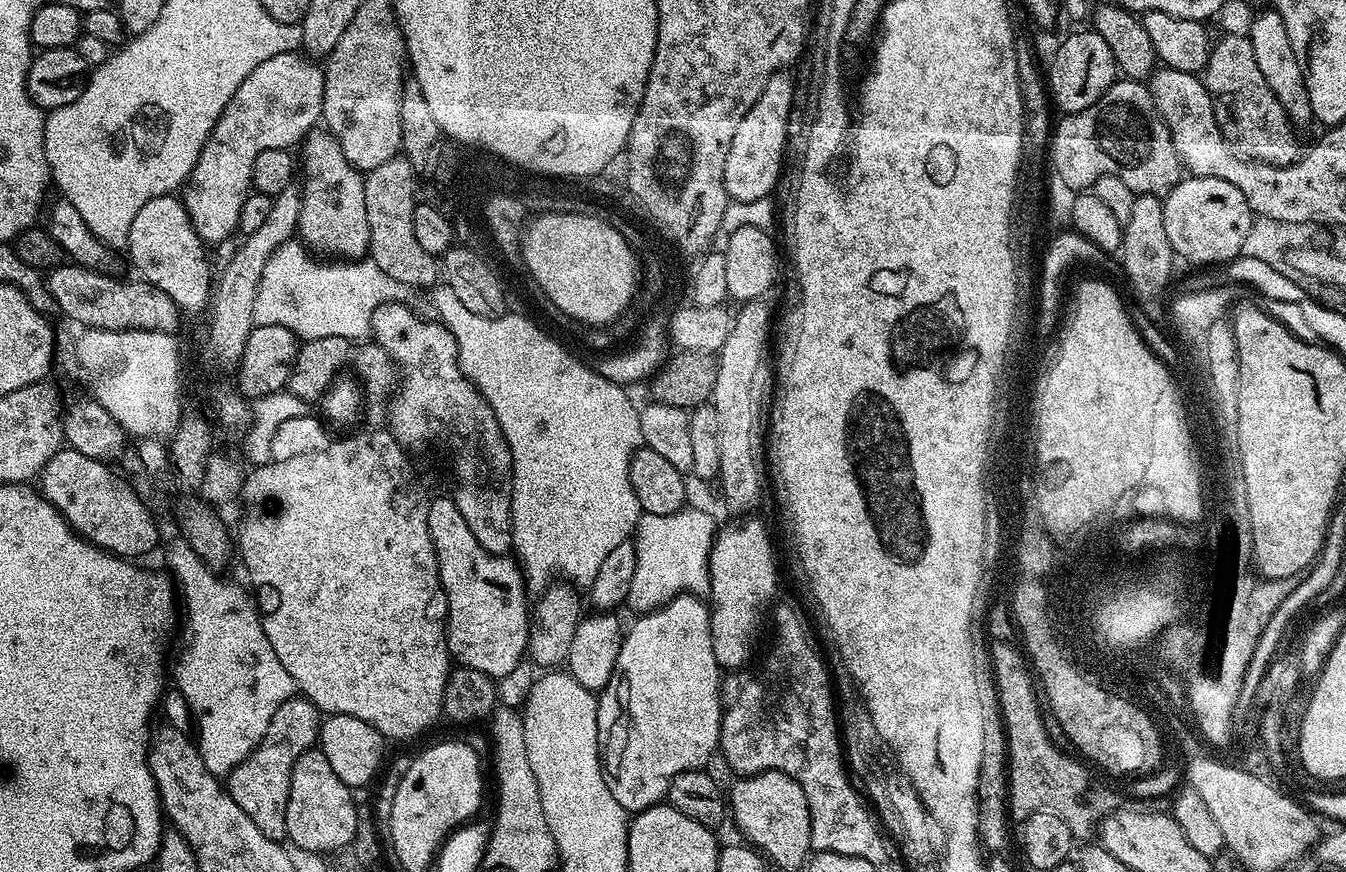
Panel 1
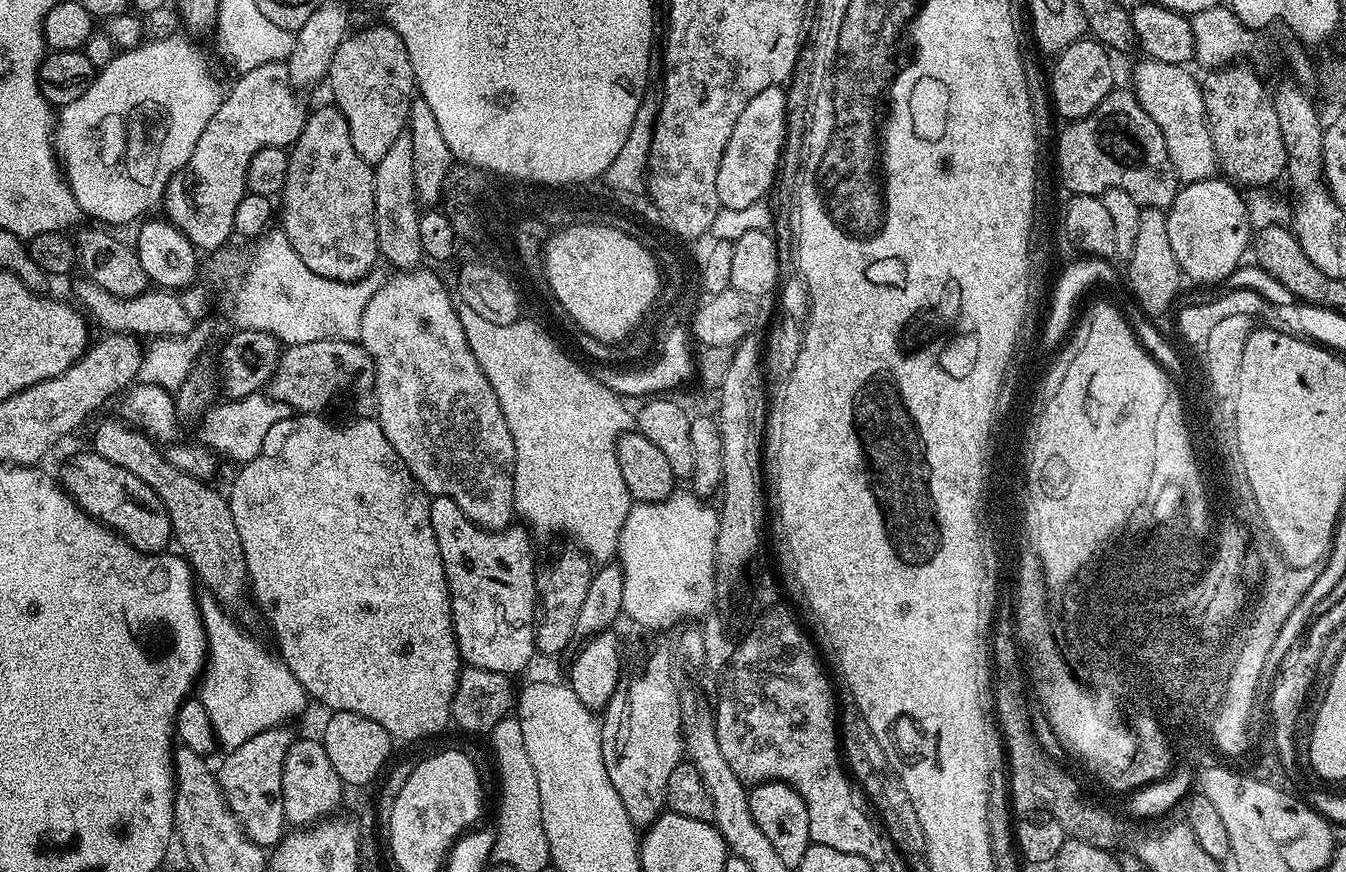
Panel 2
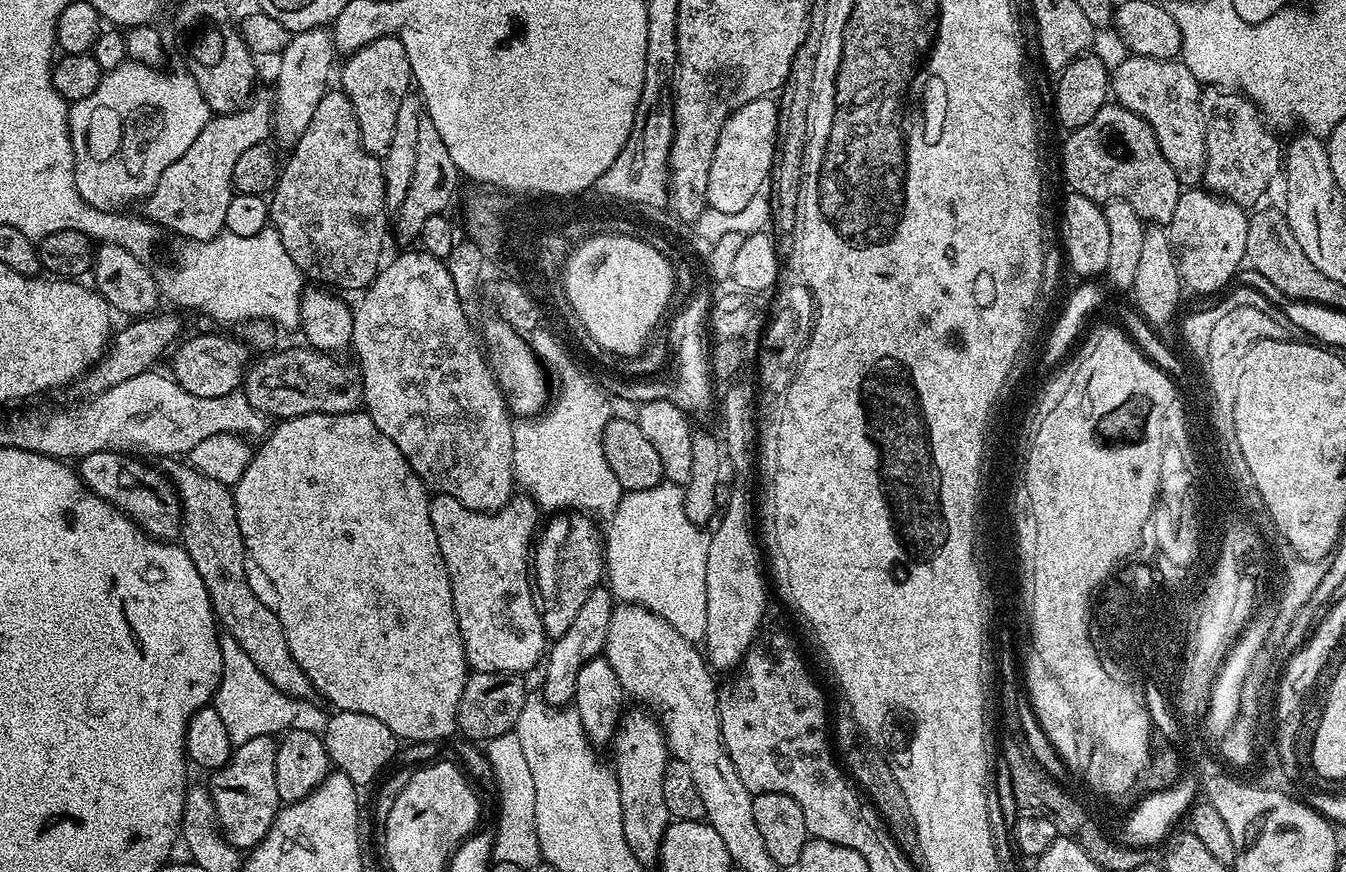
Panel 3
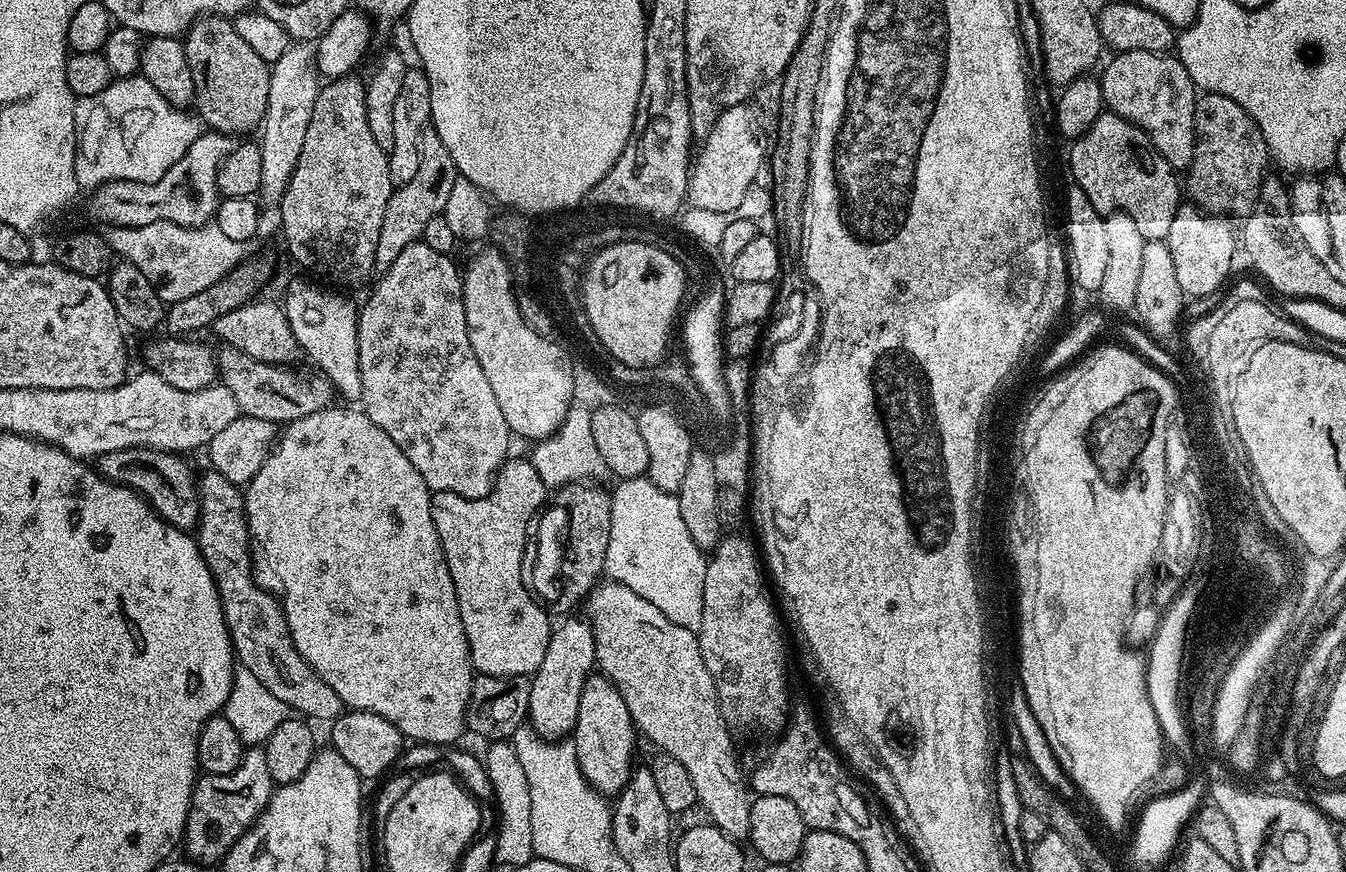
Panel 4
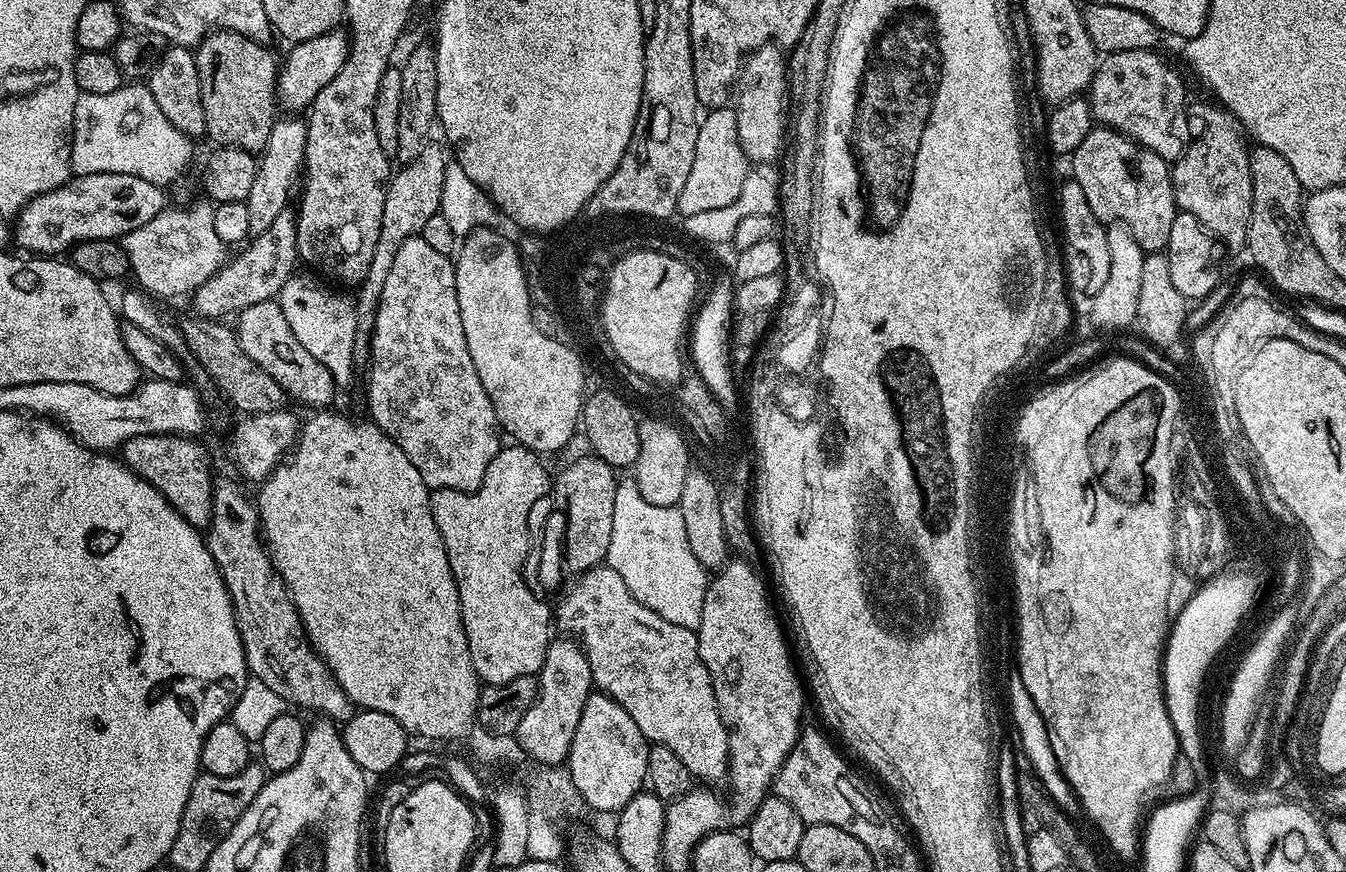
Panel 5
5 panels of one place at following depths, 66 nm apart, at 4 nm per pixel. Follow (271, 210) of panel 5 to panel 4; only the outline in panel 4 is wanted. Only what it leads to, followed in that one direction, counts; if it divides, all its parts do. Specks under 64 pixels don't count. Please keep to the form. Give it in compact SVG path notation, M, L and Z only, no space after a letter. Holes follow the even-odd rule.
M308 42L289 45L276 61L271 61L270 98L258 132L262 154L262 182L258 196L265 205L272 206L279 205L294 174L294 166L298 166L298 154L302 154L302 141L306 139L306 129L310 126L310 114L314 114L314 102L322 87L322 77L316 71L315 47Z

